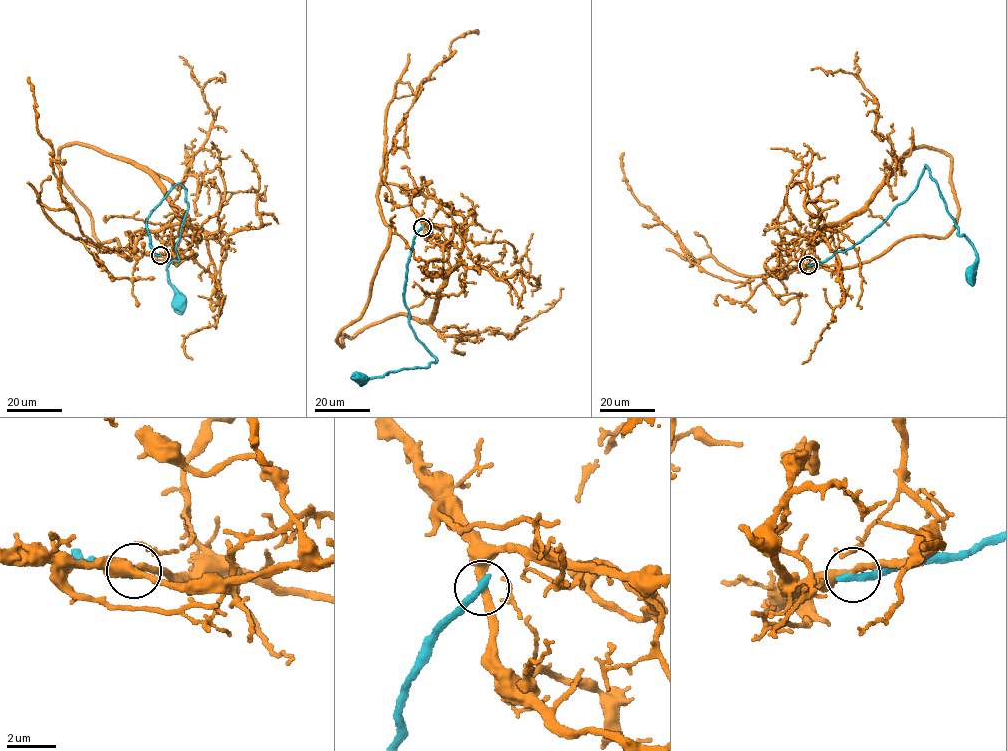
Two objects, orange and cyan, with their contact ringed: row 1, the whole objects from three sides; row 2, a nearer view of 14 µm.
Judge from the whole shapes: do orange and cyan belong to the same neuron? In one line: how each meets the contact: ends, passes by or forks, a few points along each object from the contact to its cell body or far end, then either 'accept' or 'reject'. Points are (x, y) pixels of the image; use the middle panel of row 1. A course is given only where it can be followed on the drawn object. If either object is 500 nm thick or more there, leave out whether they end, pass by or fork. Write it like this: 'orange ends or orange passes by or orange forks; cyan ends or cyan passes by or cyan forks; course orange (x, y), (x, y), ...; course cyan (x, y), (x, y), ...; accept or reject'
orange forks; cyan ends; course orange (423, 226), (409, 196), (380, 184), (381, 168), (404, 146), (420, 86), (453, 40), (477, 33); course cyan (423, 226), (415, 236), (404, 298), (411, 329), (435, 362), (427, 367), (389, 372), (361, 384), (357, 378); reject

